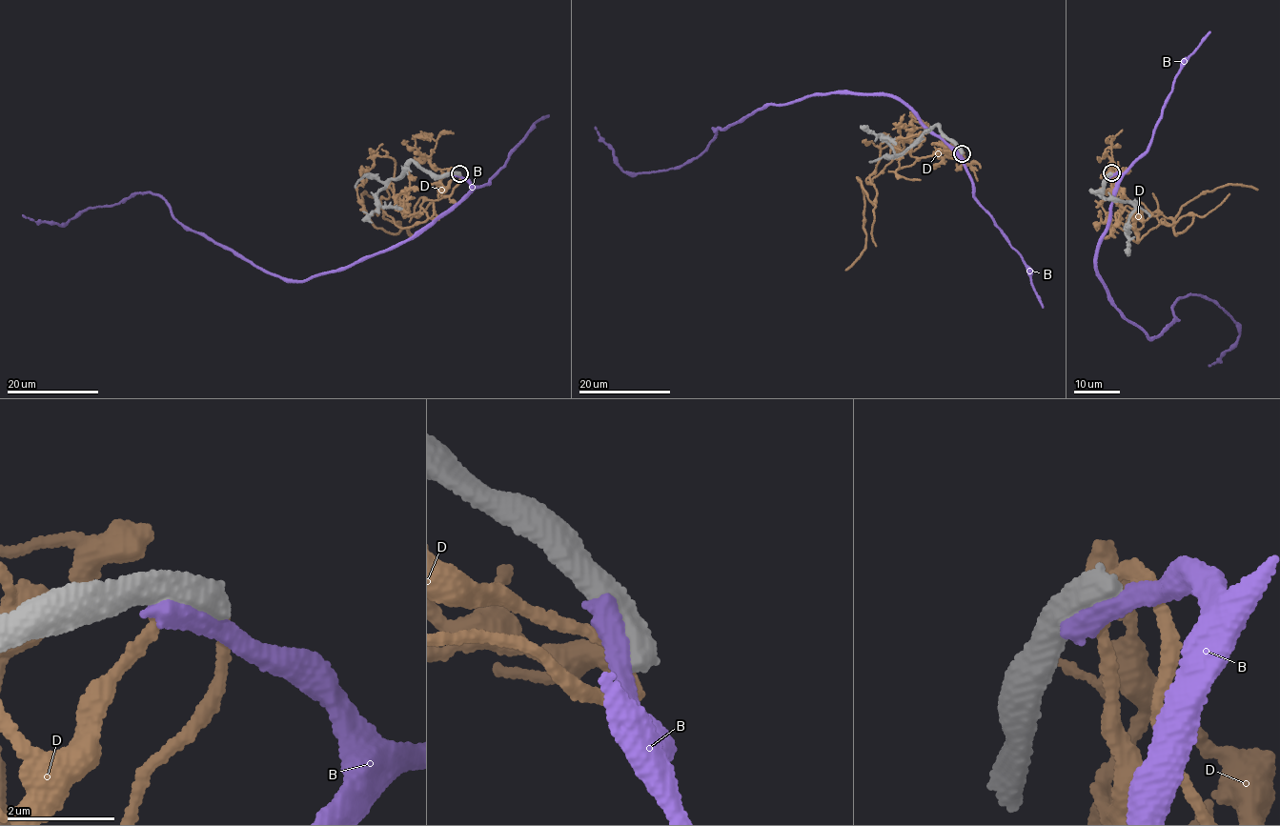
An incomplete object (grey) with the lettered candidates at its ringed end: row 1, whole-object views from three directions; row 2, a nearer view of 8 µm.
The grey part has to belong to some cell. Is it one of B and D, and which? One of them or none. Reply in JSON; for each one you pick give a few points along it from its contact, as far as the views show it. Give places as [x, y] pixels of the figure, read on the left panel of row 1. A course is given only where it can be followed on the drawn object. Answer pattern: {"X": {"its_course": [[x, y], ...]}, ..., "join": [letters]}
{"join": []}

